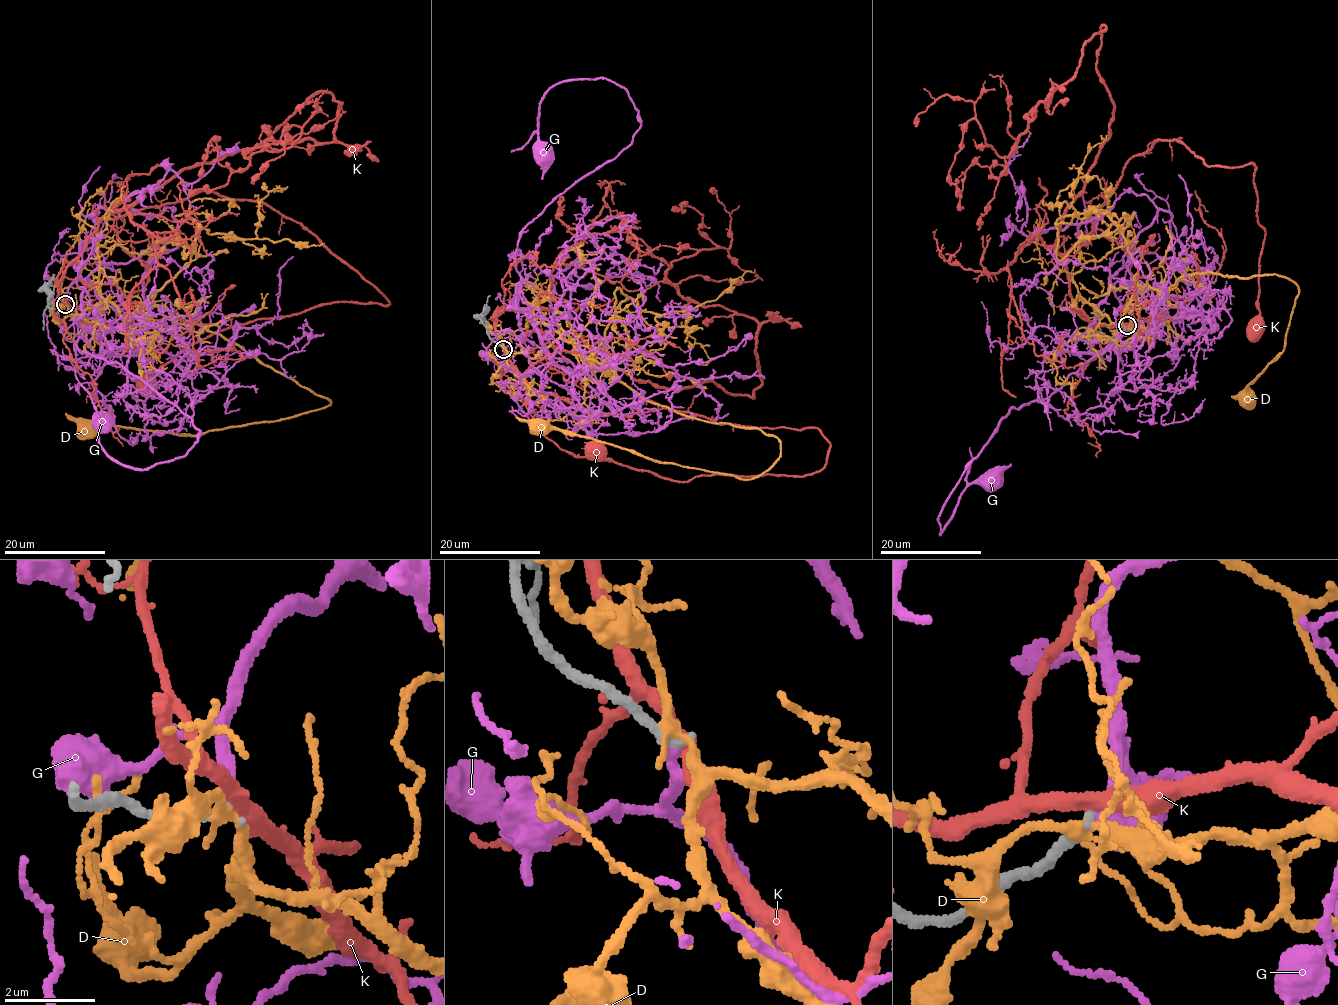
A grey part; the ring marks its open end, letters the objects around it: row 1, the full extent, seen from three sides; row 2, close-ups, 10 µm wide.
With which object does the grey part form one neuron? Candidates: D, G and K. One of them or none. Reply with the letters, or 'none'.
G

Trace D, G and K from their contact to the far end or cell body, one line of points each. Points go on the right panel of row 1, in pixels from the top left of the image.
D: (1126, 326), (1143, 328), (1121, 318), (1135, 293), (1187, 274), (1295, 283), (1280, 354), (1248, 399)
G: (1128, 326), (1142, 289), (1190, 292), (1178, 316), (1002, 418), (946, 501), (939, 536), (960, 493), (990, 482)
K: (1127, 325), (1083, 316), (1064, 257), (1131, 157), (1175, 139), (1209, 167), (1256, 167), (1258, 329)

